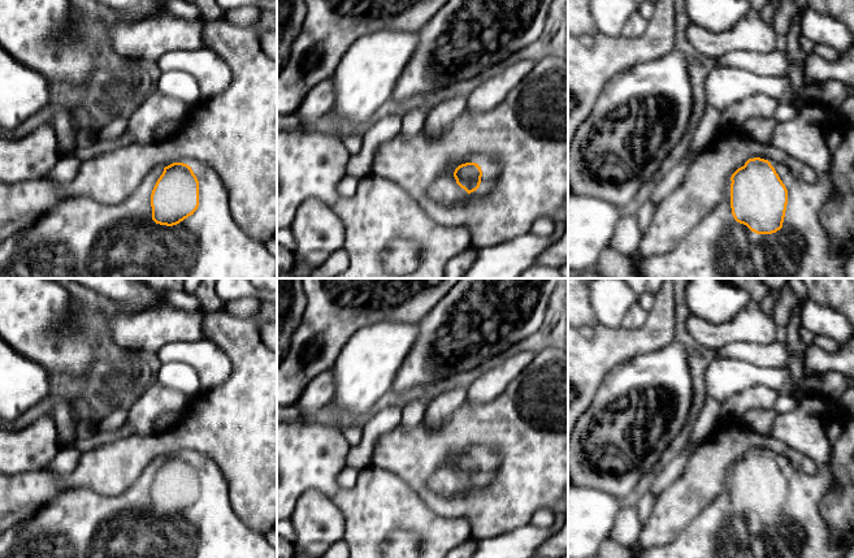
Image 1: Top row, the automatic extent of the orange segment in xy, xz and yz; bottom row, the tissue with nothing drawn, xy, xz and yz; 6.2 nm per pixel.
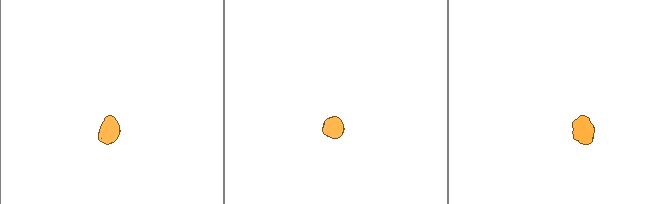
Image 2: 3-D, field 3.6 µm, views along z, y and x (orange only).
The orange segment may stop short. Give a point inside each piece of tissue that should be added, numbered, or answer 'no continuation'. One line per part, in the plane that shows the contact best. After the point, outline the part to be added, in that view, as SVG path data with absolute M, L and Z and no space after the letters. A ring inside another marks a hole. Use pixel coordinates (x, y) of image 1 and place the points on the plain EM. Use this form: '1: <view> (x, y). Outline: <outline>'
1: yz (813, 427). Outline: M805 393L790 412L777 414L771 434L811 457L818 472L806 473L788 463L784 457L770 453L788 481L783 519L772 525L757 525L737 514L731 499L729 471L721 493L681 533L668 545L643 549L642 558L845 558L854 535L845 536L840 544L833 545L829 527L819 512L819 503L835 485L831 459L845 423L846 416L838 405L819 393Z

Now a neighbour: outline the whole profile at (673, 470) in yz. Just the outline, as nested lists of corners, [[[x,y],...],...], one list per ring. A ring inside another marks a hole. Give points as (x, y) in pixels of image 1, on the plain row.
[[[706,438],[699,444],[684,446],[684,449],[659,471],[649,492],[659,497],[676,479],[682,475],[689,458],[705,441]]]

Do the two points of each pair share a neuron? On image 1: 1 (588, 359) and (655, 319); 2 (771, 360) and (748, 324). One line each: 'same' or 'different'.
1: same
2: different

